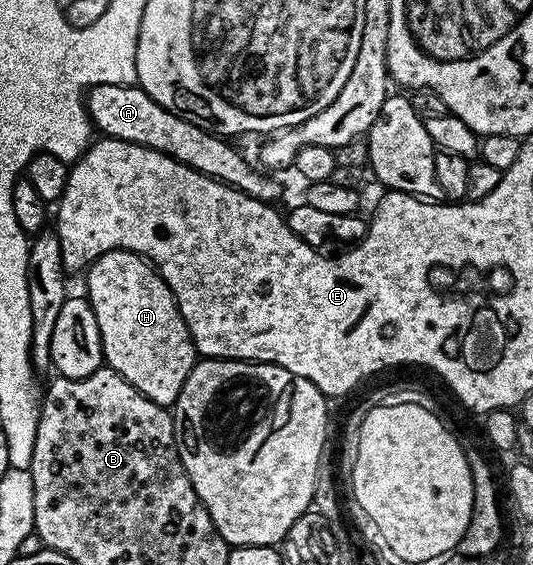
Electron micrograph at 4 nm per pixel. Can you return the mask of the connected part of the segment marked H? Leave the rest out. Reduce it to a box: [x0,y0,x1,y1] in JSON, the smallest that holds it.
[85,251,196,409]

